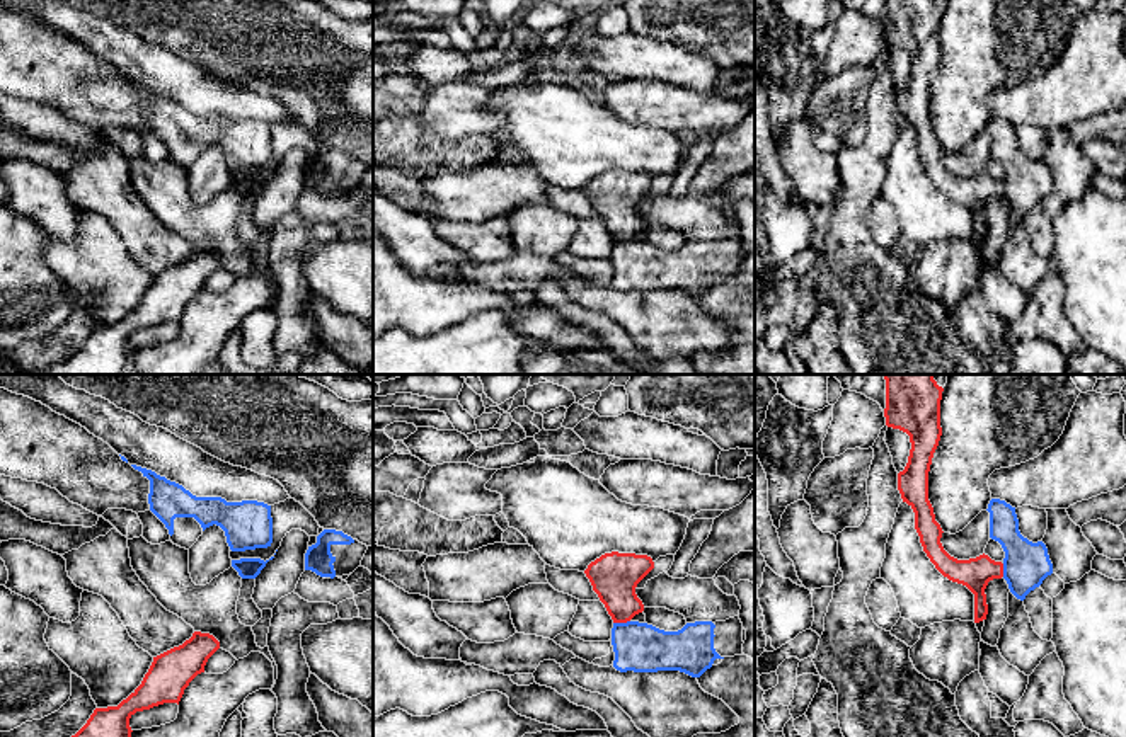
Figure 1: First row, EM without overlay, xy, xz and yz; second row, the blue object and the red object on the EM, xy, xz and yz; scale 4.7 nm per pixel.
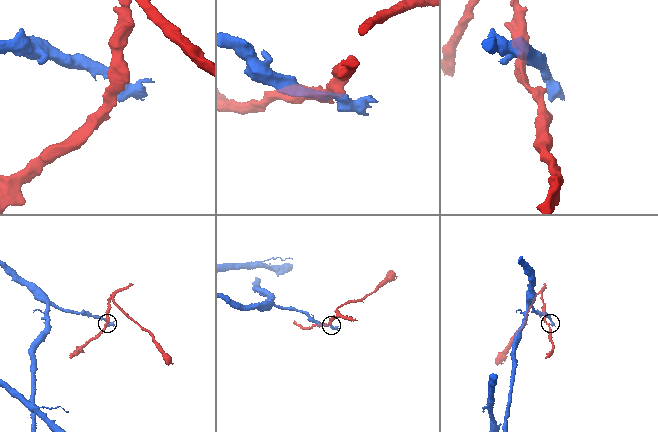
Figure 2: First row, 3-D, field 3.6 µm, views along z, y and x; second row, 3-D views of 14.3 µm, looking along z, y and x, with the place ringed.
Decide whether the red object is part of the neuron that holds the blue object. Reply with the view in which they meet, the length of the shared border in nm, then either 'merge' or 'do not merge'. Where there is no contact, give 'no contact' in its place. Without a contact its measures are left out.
meets blue in xz; contact 80 nm long; do not merge

